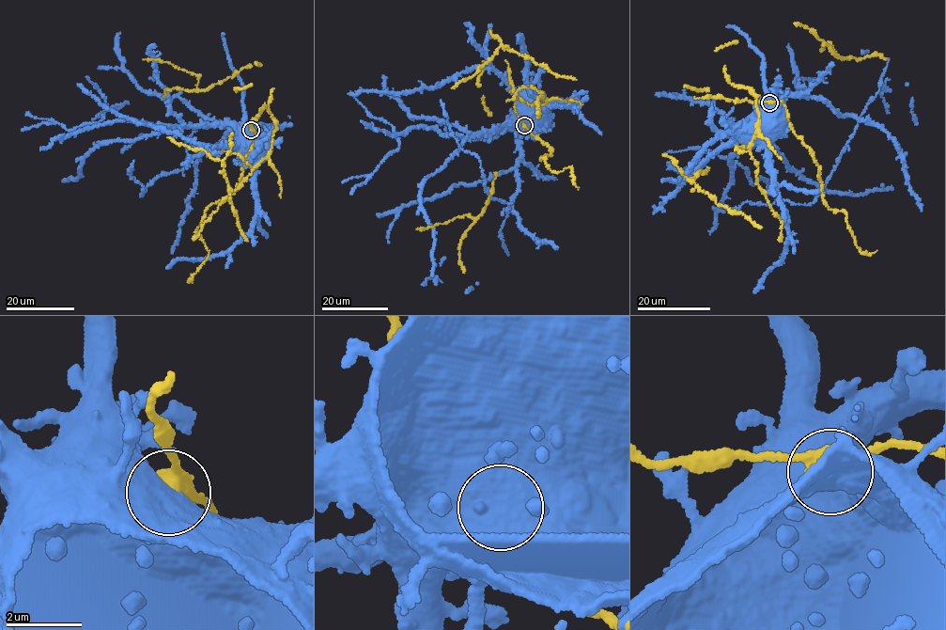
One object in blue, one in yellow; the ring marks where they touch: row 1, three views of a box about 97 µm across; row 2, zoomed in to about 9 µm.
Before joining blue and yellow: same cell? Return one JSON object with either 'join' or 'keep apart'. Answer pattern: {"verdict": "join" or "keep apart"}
{"verdict": "join"}

